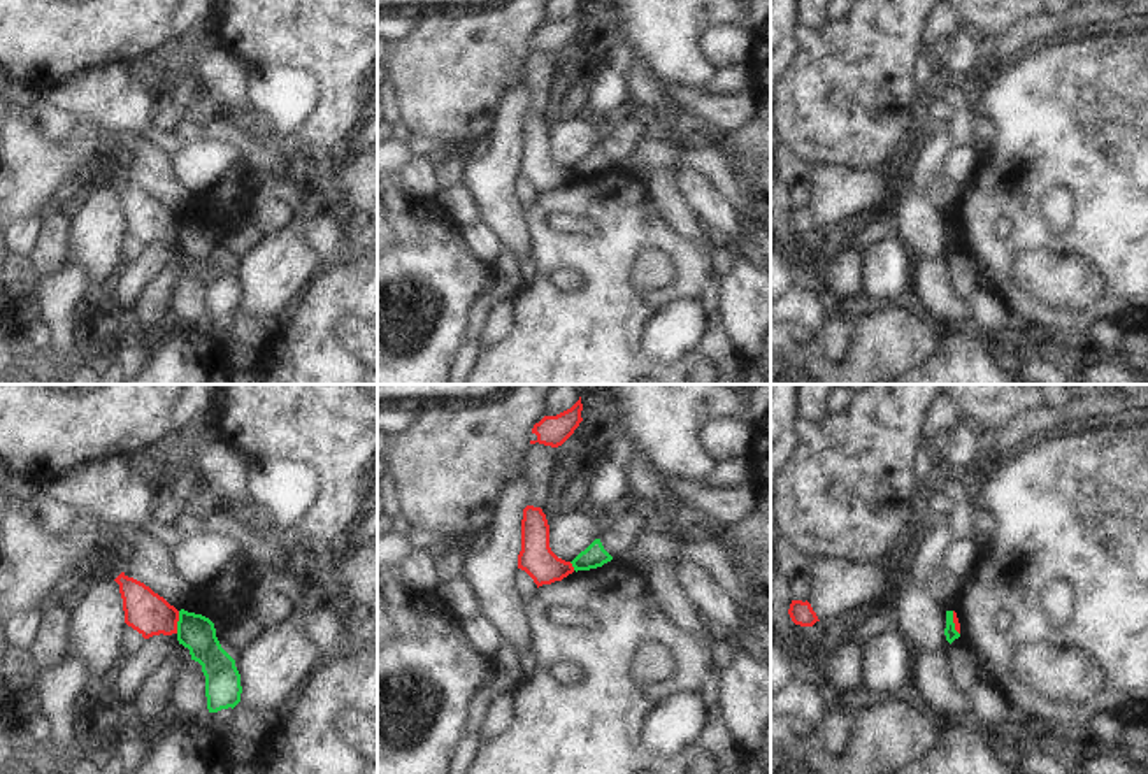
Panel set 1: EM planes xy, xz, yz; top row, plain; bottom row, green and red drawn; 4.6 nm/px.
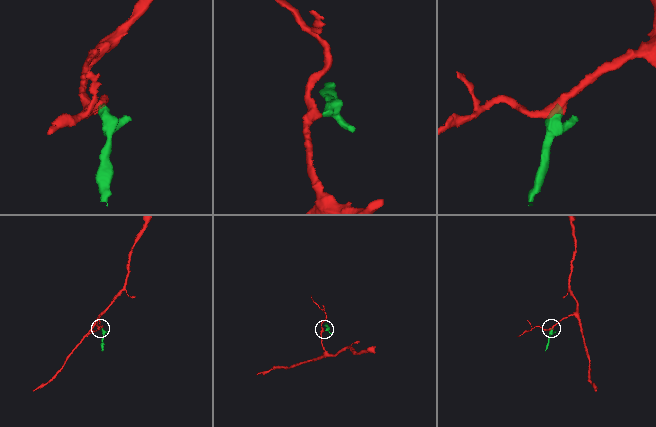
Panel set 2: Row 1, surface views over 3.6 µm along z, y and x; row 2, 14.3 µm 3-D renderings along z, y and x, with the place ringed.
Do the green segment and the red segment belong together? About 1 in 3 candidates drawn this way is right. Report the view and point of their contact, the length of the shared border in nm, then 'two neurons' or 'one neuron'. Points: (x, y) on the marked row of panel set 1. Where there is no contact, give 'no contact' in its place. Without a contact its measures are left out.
meets green in xy at (178, 622); contact 110 nm long; two neurons

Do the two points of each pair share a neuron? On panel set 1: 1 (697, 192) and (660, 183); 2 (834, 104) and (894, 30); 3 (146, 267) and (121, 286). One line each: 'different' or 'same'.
1: different
2: same
3: same

